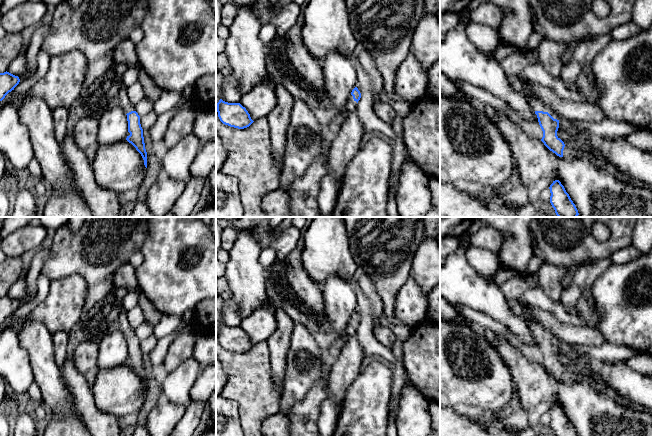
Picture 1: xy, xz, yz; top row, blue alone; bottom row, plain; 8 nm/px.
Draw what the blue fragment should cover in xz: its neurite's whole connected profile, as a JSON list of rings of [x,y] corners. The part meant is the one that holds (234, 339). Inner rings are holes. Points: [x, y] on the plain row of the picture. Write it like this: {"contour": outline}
{"contour": [[[220,323],[217,327],[217,336],[220,345],[230,351],[244,353],[254,346],[240,327],[228,327]]]}

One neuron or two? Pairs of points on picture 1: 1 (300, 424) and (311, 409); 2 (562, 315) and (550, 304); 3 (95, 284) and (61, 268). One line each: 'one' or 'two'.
1: one
2: one
3: one

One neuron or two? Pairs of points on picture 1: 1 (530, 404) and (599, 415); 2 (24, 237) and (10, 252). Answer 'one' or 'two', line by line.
1: one
2: one

